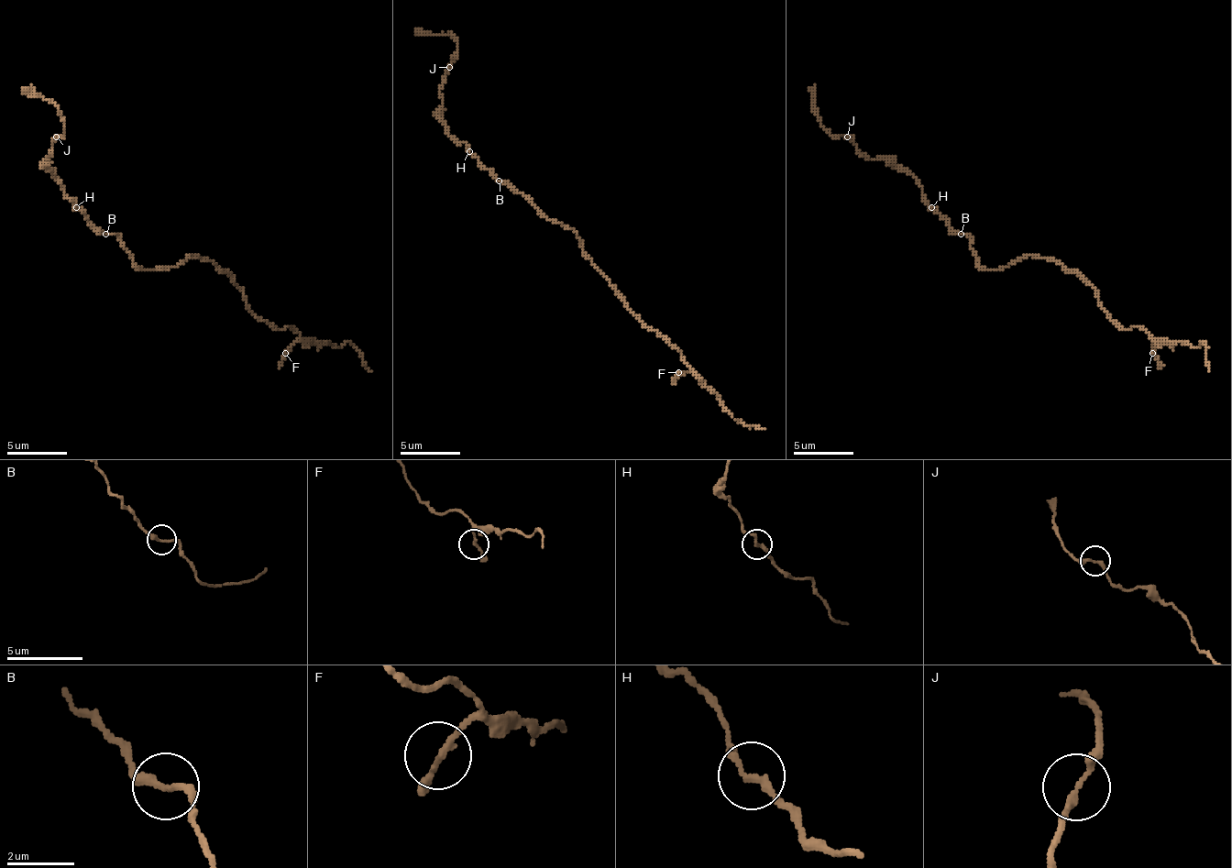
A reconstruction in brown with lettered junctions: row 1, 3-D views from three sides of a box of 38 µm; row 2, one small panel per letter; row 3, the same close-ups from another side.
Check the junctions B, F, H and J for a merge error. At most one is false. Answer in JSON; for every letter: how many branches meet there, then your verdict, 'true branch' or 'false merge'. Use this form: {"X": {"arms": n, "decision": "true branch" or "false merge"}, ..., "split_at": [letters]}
{"B": {"arms": 2, "decision": "true branch"}, "F": {"arms": 2, "decision": "true branch"}, "H": {"arms": 2, "decision": "true branch"}, "J": {"arms": 2, "decision": "true branch"}, "split_at": []}

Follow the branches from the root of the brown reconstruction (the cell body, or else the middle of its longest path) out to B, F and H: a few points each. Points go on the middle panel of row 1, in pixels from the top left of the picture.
B: (553, 223), (526, 196), (499, 181)
F: (553, 223), (562, 223), (577, 235), (583, 253), (615, 294), (652, 330), (660, 333), (693, 369), (678, 372)
H: (553, 223), (526, 196), (511, 190), (484, 169), (469, 151)

